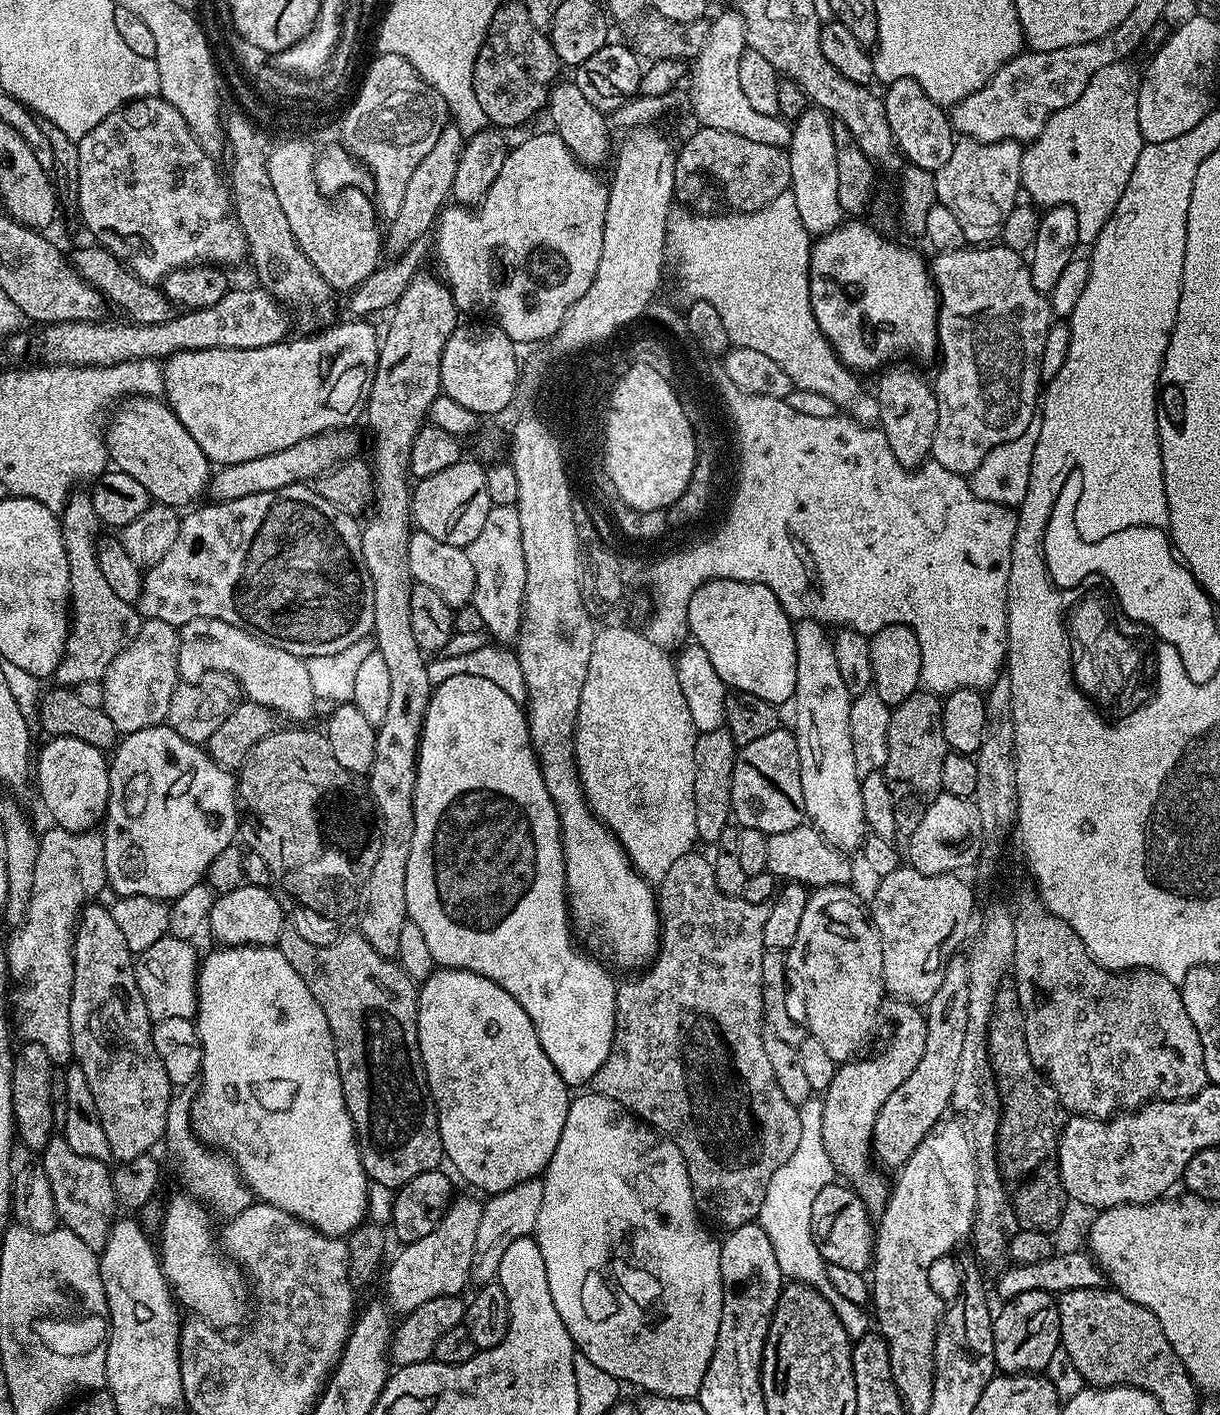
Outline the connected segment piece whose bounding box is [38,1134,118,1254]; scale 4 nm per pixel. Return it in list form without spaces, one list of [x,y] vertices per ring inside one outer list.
[[[60,1134],[53,1135],[52,1141],[39,1153],[38,1163],[46,1170],[46,1178],[50,1178],[60,1224],[78,1234],[78,1238],[98,1254],[106,1246],[106,1238],[110,1238],[112,1223],[118,1219],[113,1169],[103,1160],[76,1153]]]

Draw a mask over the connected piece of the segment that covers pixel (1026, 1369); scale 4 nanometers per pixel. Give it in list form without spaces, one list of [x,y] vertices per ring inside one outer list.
[[[1030,1290],[1018,1294],[1013,1300],[1003,1305],[1001,1312],[995,1313],[992,1321],[994,1330],[994,1358],[996,1367],[1004,1374],[1040,1374],[1047,1369],[1054,1350],[1060,1347],[1060,1310],[1058,1300],[1051,1292]]]

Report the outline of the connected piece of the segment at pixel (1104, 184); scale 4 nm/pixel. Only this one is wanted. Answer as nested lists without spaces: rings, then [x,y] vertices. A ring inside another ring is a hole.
[[[1132,84],[1132,108],[1128,108],[1128,112],[1124,112],[1124,108],[1116,108],[1116,112],[1076,112],[1082,96],[1088,96],[1088,91],[1084,90],[1070,106],[1052,112],[1042,134],[1020,155],[1020,172],[1028,172],[1032,160],[1040,160],[1044,152],[1052,152],[1052,168],[1040,176],[1040,184],[1032,184],[1026,192],[1034,204],[1046,210],[1058,205],[1070,206],[1076,213],[1081,245],[1093,245],[1102,226],[1113,216],[1144,149],[1146,142],[1138,124],[1139,93],[1140,84]]]

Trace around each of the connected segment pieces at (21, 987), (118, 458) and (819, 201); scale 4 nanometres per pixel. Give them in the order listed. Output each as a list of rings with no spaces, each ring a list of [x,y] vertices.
[[[48,826],[39,841],[26,922],[11,933],[6,949],[12,1000],[10,1020],[15,1031],[20,1031],[21,1041],[42,1046],[53,1065],[64,1066],[73,1059],[70,998],[74,986],[76,921],[84,905],[95,901],[107,885],[104,837],[96,830],[71,832]]]
[[[130,396],[121,399],[116,410],[108,429],[105,427],[102,432],[109,461],[119,471],[130,474],[134,482],[142,482],[155,503],[177,510],[195,505],[199,501],[196,499],[205,495],[210,462],[167,403],[155,396]]]
[[[809,106],[792,124],[792,141],[786,151],[790,162],[790,191],[794,206],[798,206],[802,226],[806,226],[806,230],[813,237],[823,236],[842,222],[836,149],[836,133],[829,113],[822,108]]]

